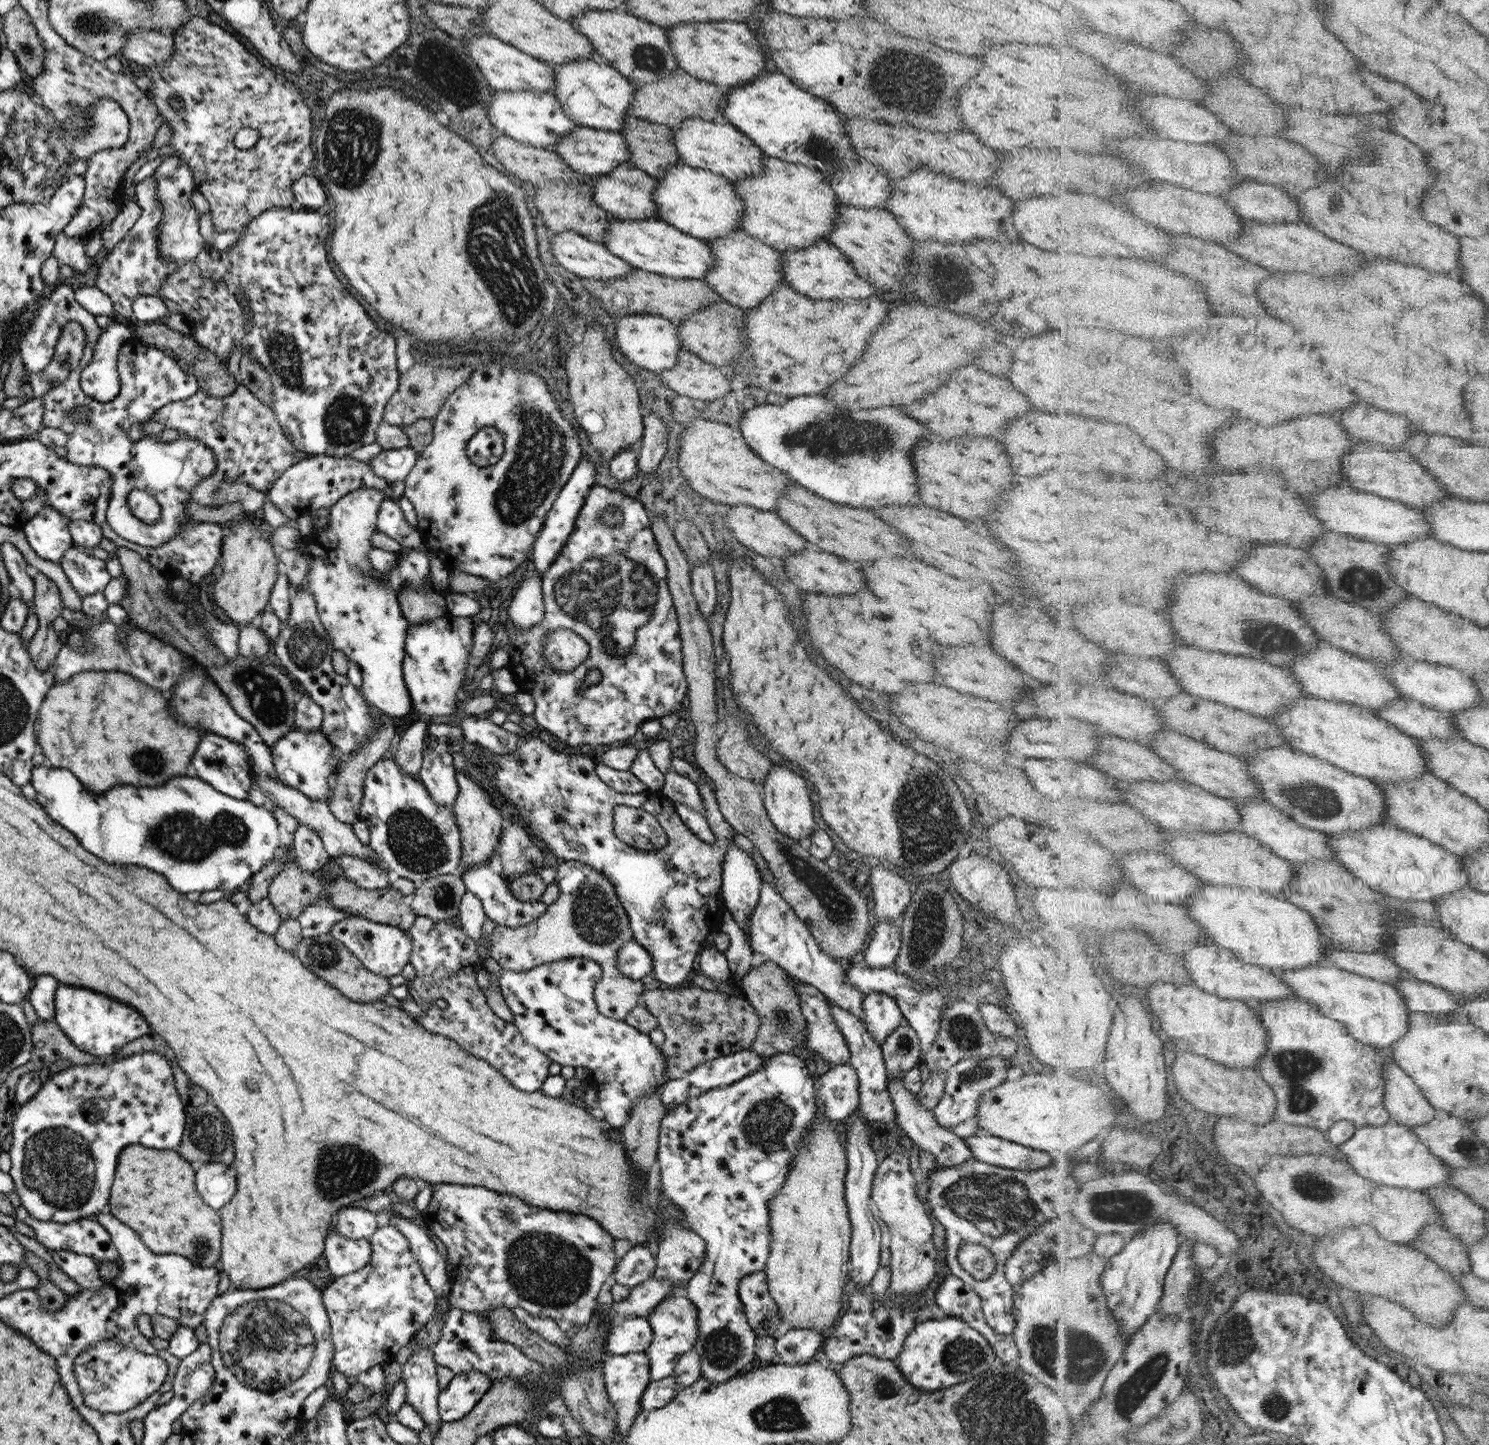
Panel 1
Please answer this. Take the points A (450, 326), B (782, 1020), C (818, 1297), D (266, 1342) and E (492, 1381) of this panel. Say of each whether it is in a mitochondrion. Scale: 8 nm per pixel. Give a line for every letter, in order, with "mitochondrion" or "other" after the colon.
A: other
B: mitochondrion
C: other
D: mitochondrion
E: other

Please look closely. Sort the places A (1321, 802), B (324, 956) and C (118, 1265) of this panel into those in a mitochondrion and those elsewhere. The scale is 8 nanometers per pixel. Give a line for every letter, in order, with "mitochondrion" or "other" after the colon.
A: mitochondrion
B: mitochondrion
C: other

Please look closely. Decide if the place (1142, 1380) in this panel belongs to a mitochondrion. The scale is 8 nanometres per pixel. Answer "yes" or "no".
yes

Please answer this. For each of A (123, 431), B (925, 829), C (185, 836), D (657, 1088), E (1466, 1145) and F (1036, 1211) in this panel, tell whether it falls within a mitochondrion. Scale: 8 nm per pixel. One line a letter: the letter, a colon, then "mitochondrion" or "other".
A: mitochondrion
B: mitochondrion
C: mitochondrion
D: other
E: mitochondrion
F: mitochondrion

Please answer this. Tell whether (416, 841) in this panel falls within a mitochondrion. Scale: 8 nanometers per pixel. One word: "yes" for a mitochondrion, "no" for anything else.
yes

